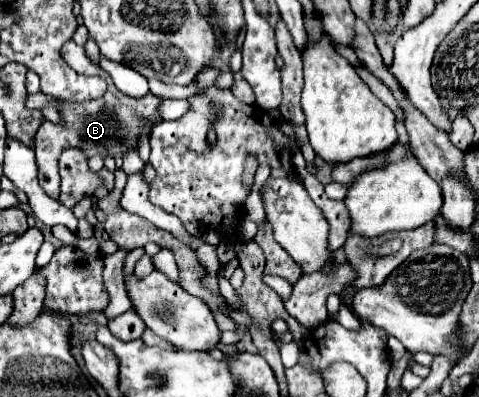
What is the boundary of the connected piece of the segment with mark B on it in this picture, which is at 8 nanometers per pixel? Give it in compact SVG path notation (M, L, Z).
M67 41L61 49L61 57L77 71L83 75L99 75L107 81L107 93L95 101L83 101L83 103L69 103L69 101L59 101L59 115L61 115L61 123L51 123L51 121L43 121L33 137L35 141L35 155L38 165L38 180L41 187L51 197L51 199L59 199L59 153L63 153L63 149L81 149L87 157L93 155L101 155L103 159L107 155L111 155L113 159L123 157L129 149L139 149L139 139L141 135L147 131L151 131L155 127L155 123L161 121L159 115L159 105L161 105L161 97L155 97L153 93L147 93L145 97L129 97L125 93L121 93L115 83L111 81L111 77L97 65L93 63L87 53L85 47L77 45L75 41Z

